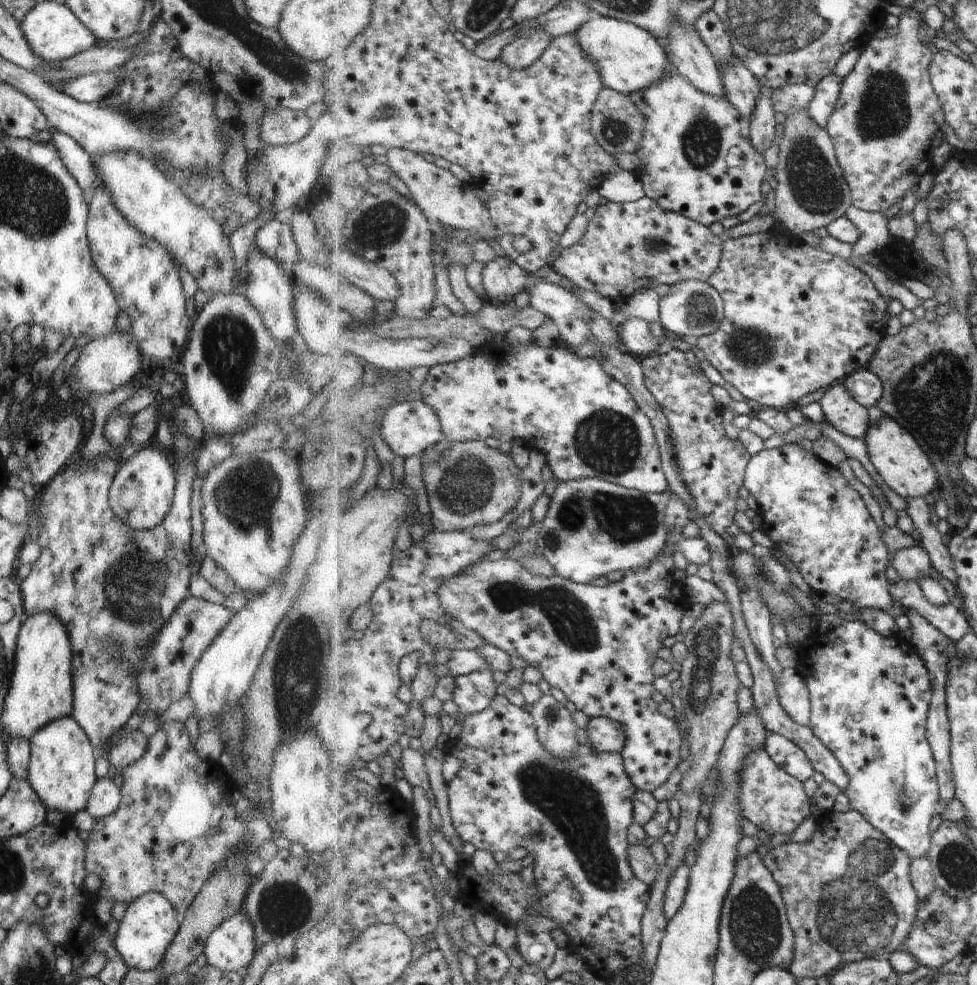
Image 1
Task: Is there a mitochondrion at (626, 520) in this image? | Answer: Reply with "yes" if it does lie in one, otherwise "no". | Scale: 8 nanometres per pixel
yes

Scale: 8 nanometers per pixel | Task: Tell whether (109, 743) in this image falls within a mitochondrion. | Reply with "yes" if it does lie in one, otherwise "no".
no

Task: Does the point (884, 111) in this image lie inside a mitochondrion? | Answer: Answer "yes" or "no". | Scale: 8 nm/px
yes

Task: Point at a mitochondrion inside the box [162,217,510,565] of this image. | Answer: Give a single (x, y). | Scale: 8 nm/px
(230, 347)

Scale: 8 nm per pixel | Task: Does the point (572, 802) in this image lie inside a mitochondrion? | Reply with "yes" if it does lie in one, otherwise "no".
yes

